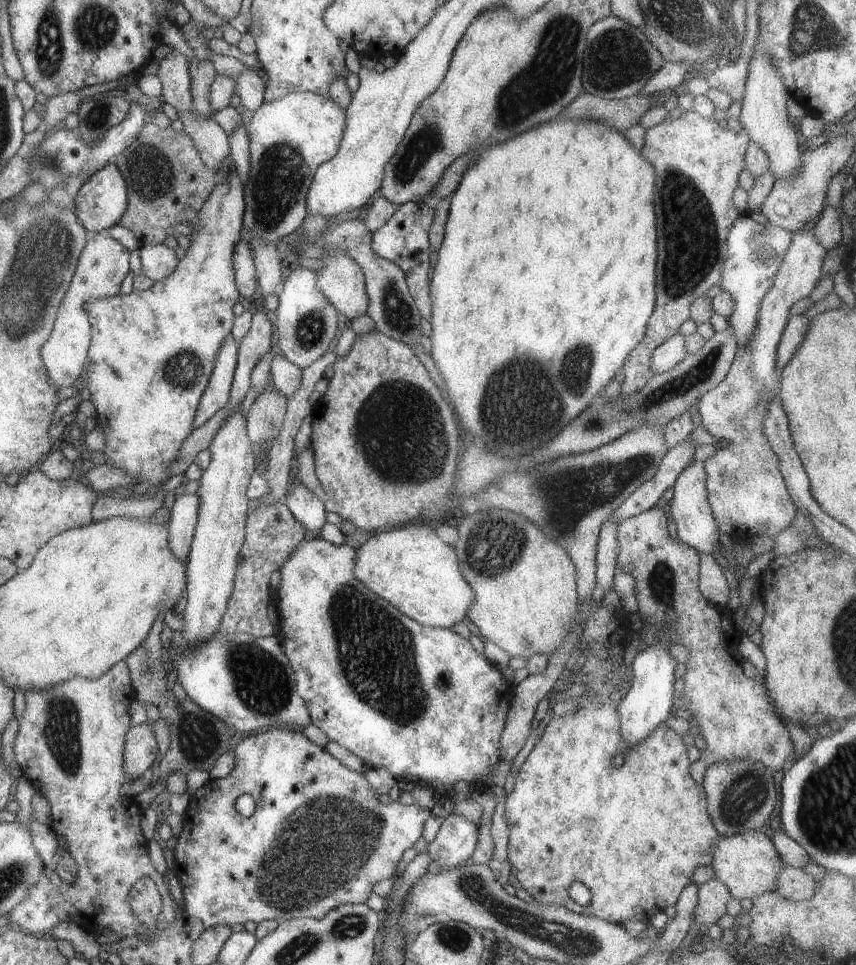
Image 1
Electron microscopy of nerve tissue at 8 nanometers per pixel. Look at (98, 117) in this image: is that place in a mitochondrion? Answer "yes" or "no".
yes

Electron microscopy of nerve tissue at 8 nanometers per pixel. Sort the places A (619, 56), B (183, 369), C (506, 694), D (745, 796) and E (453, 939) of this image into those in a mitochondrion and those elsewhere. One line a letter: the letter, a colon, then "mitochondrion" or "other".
A: mitochondrion
B: mitochondrion
C: other
D: mitochondrion
E: mitochondrion

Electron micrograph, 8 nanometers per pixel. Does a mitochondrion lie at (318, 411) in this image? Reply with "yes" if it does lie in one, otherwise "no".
no

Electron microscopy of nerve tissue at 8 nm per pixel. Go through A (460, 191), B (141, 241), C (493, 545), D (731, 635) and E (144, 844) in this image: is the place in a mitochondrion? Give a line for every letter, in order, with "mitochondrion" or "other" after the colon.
A: other
B: other
C: mitochondrion
D: other
E: other

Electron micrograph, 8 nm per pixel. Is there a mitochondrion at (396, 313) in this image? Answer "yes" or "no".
yes

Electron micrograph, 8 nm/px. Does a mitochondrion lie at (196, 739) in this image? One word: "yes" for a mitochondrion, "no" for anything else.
yes

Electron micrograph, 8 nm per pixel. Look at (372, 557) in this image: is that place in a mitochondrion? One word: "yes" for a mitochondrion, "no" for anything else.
no

